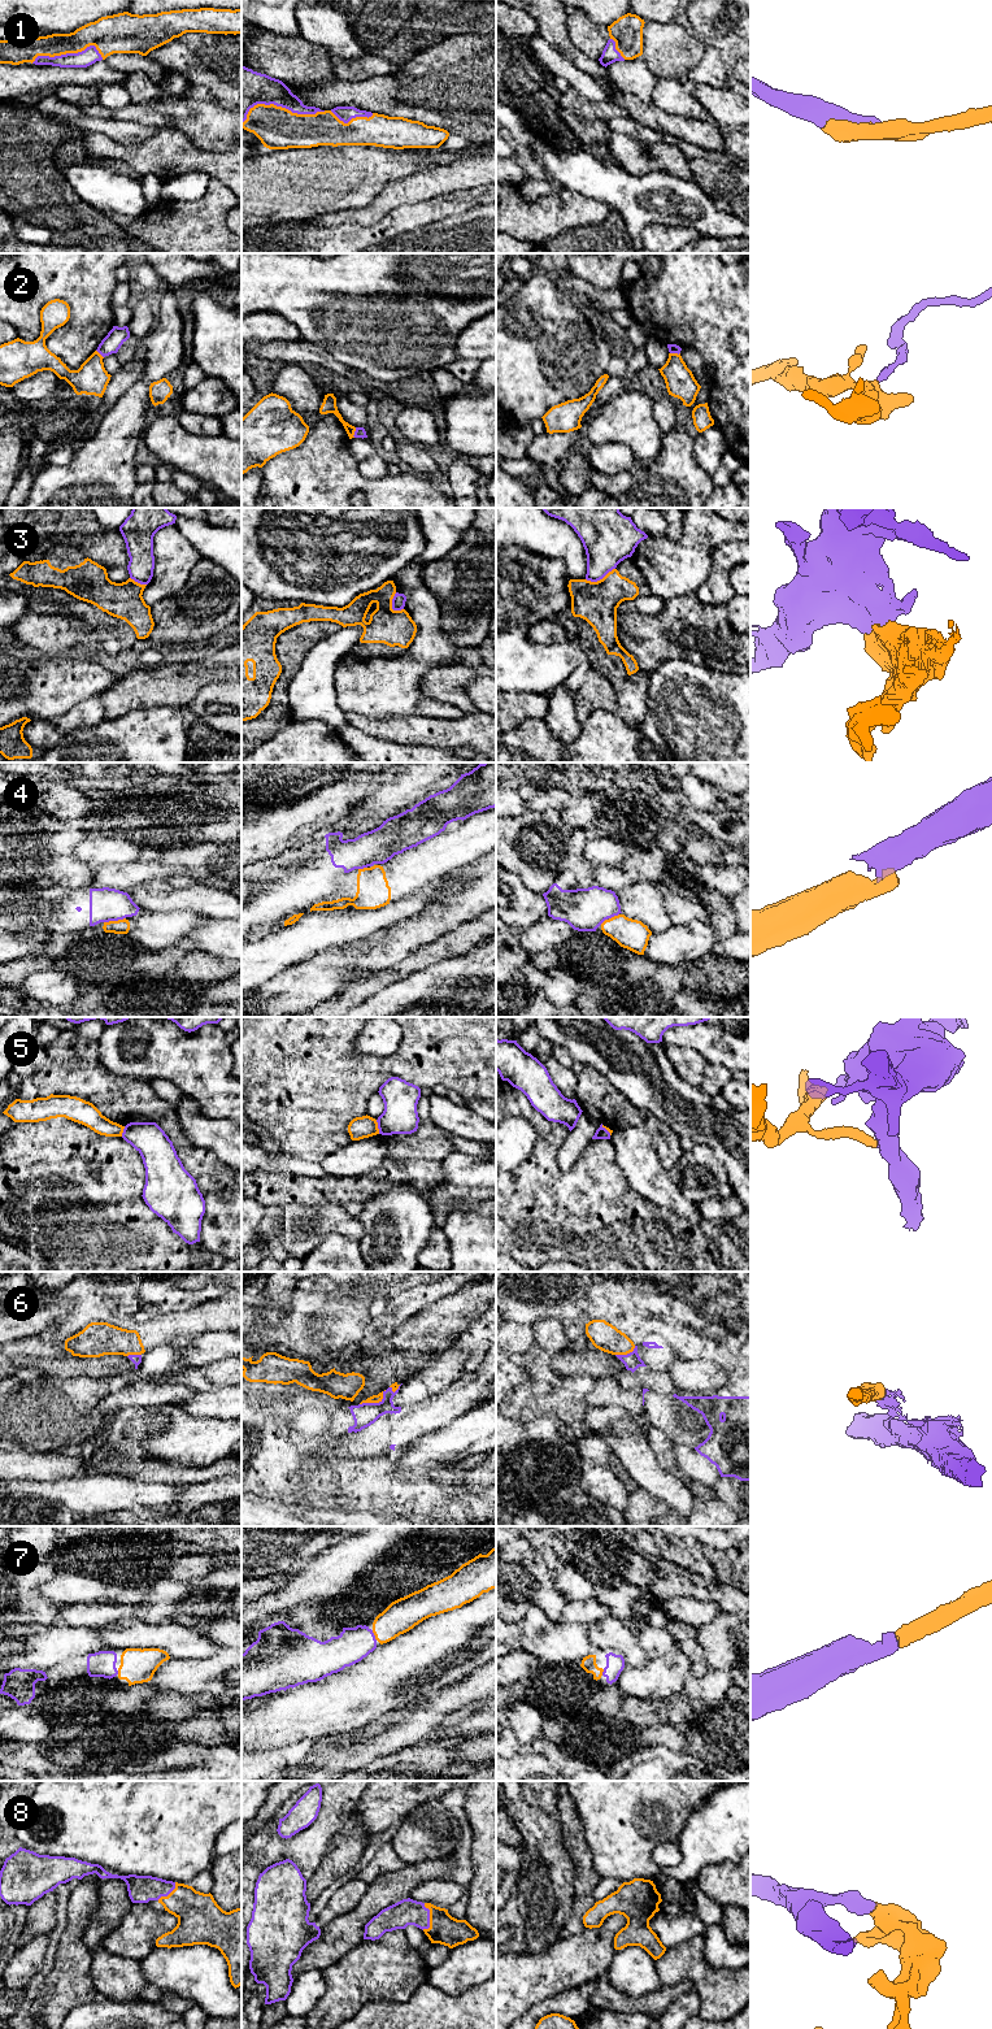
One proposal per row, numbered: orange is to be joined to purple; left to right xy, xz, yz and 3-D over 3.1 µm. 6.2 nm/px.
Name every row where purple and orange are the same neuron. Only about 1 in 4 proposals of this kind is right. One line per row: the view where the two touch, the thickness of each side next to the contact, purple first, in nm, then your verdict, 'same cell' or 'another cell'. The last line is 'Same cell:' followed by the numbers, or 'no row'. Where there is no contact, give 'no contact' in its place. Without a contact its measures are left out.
1: meets purple in xz; 240 nm thick on the purple side, 260 nm on the other; same cell
2: meets purple in xz; 60 nm thick on the purple side, 90 nm on the other; another cell
3: meets purple in yz; 320 nm thick on the purple side, 260 nm on the other; another cell
4: meets purple in xy; 220 nm thick on the purple side, 90 nm on the other; another cell
5: meets purple in xz; 220 nm thick on the purple side, 140 nm on the other; another cell
6: meets purple in xz; 140 nm thick on the purple side, 50 nm on the other; another cell
7: meets purple in xz; 200 nm thick on the purple side, 200 nm on the other; same cell
8: meets purple in xz; 160 nm thick on the purple side, 190 nm on the other; same cell
Same cell: 1, 7, 8

